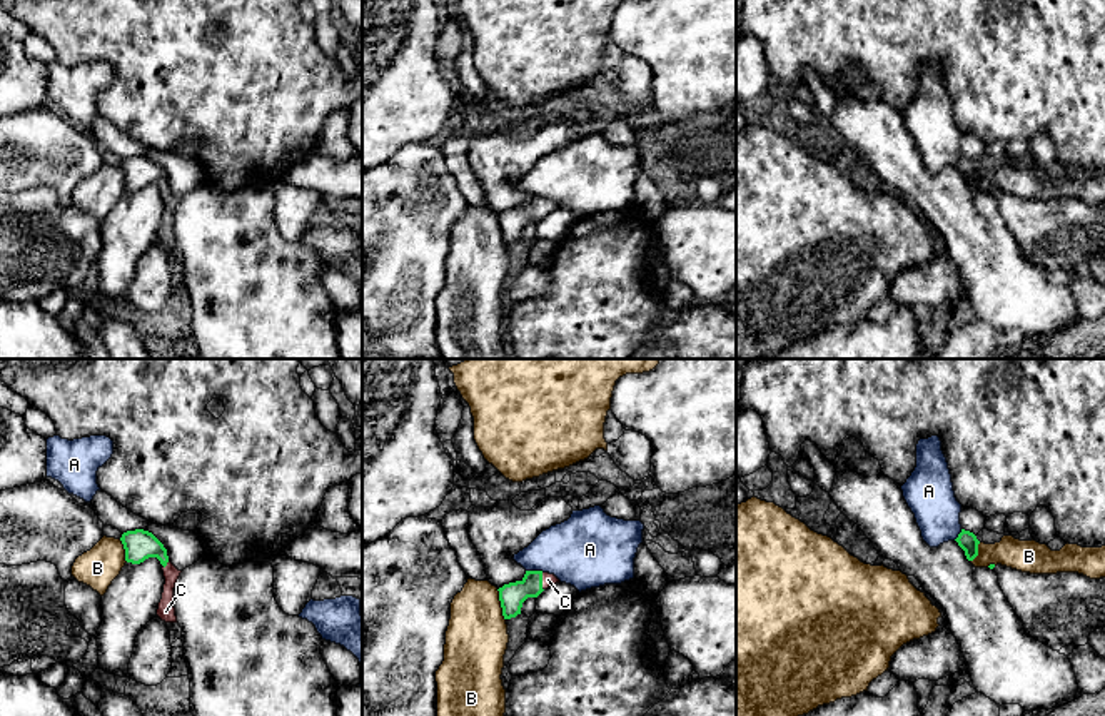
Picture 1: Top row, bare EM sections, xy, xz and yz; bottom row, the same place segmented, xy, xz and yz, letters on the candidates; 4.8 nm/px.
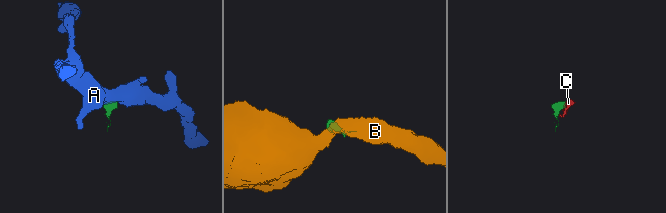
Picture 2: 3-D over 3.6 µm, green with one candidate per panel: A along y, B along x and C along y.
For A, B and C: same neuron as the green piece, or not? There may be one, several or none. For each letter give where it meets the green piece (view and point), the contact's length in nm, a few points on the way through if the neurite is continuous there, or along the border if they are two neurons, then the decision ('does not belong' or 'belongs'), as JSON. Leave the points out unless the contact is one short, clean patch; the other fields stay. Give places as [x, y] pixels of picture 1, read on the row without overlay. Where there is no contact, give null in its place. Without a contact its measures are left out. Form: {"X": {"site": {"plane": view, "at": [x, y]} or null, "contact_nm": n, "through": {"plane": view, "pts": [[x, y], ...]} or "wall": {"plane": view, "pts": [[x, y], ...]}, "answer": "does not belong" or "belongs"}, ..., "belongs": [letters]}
{"A": {"site": {"plane": "xz", "at": [534, 197]}, "contact_nm": 90, "wall": {"plane": "xz", "pts": [[526, 196], [543, 197]]}, "answer": "does not belong"}, "B": {"site": {"plane": "xz", "at": [501, 231]}, "contact_nm": 160, "wall": {"plane": "xz", "pts": [[496, 216], [504, 246]]}, "answer": "does not belong"}, "C": {"site": {"plane": "xz", "at": [541, 207]}, "contact_nm": 90, "answer": "belongs"}, "belongs": ["C"]}

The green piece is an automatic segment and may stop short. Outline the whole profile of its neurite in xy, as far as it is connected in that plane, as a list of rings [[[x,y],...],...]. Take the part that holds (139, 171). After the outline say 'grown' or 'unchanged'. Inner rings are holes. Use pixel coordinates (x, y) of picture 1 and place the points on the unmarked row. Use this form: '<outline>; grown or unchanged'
[[[127,157],[120,164],[125,175],[125,187],[140,190],[149,184],[157,184],[162,190],[165,210],[159,229],[157,242],[165,249],[177,249],[174,234],[174,214],[182,197],[179,197],[167,182],[164,170],[149,157]]]; grown

